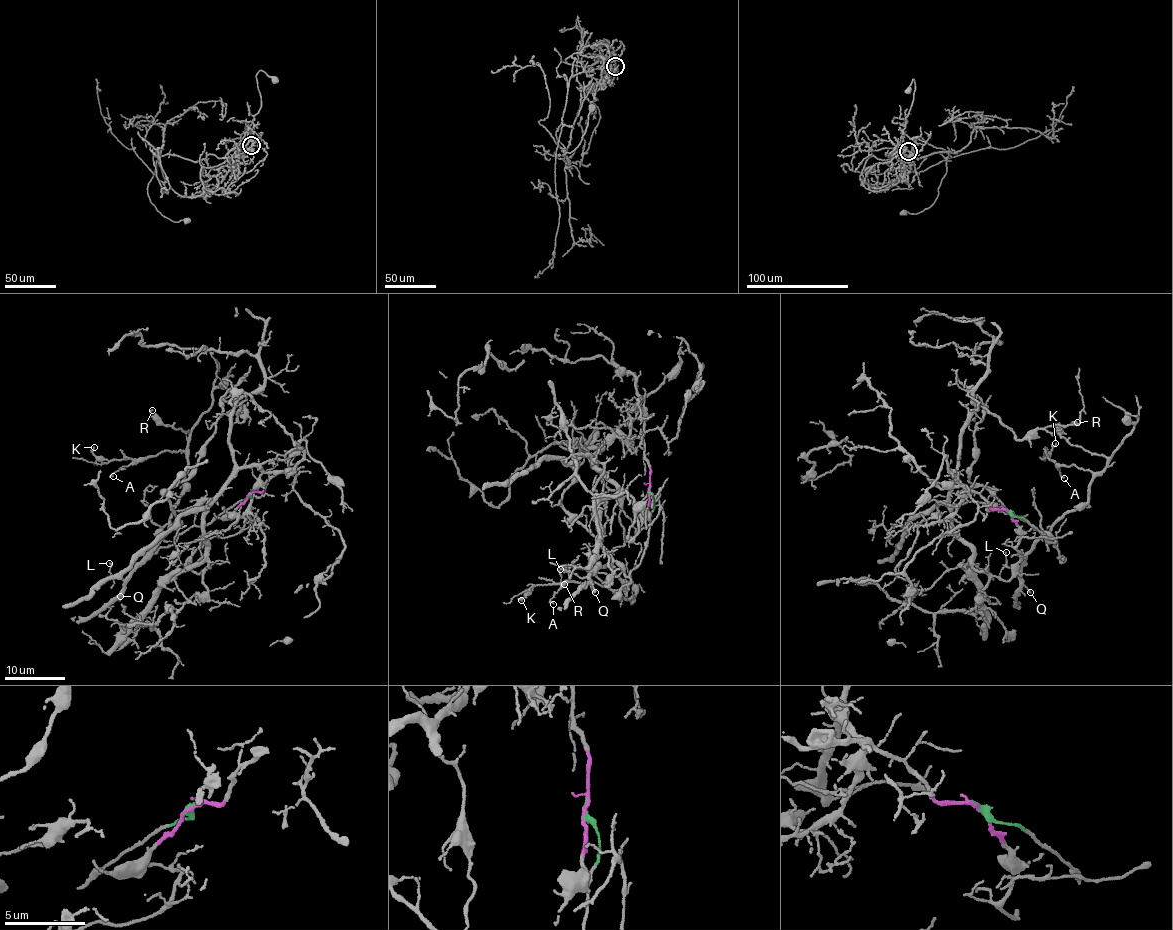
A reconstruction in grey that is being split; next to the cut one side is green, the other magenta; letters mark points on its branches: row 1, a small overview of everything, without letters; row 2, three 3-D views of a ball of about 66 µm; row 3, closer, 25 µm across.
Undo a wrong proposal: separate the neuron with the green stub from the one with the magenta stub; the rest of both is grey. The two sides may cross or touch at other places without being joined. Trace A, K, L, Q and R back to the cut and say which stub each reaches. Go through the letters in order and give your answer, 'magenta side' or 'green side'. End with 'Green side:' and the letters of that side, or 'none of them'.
A: green side
K: green side
L: green side
Q: green side
R: green side
Green side: A, K, L, Q, R

